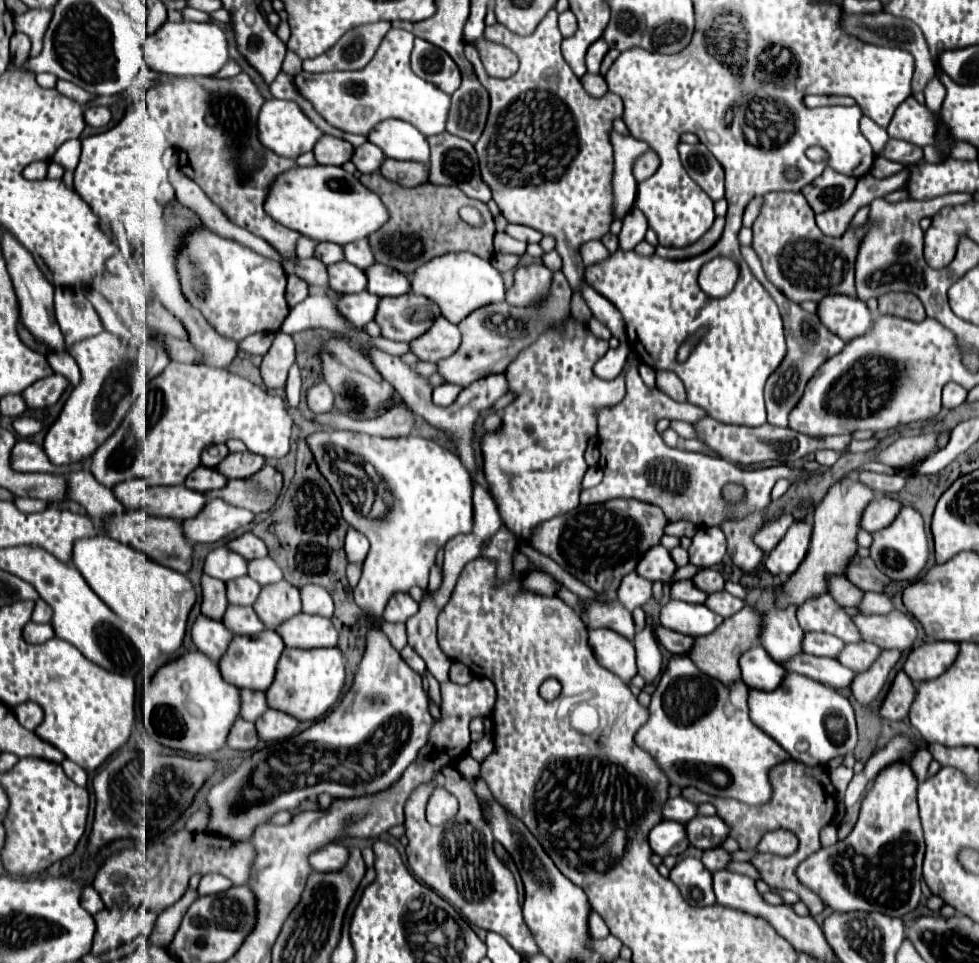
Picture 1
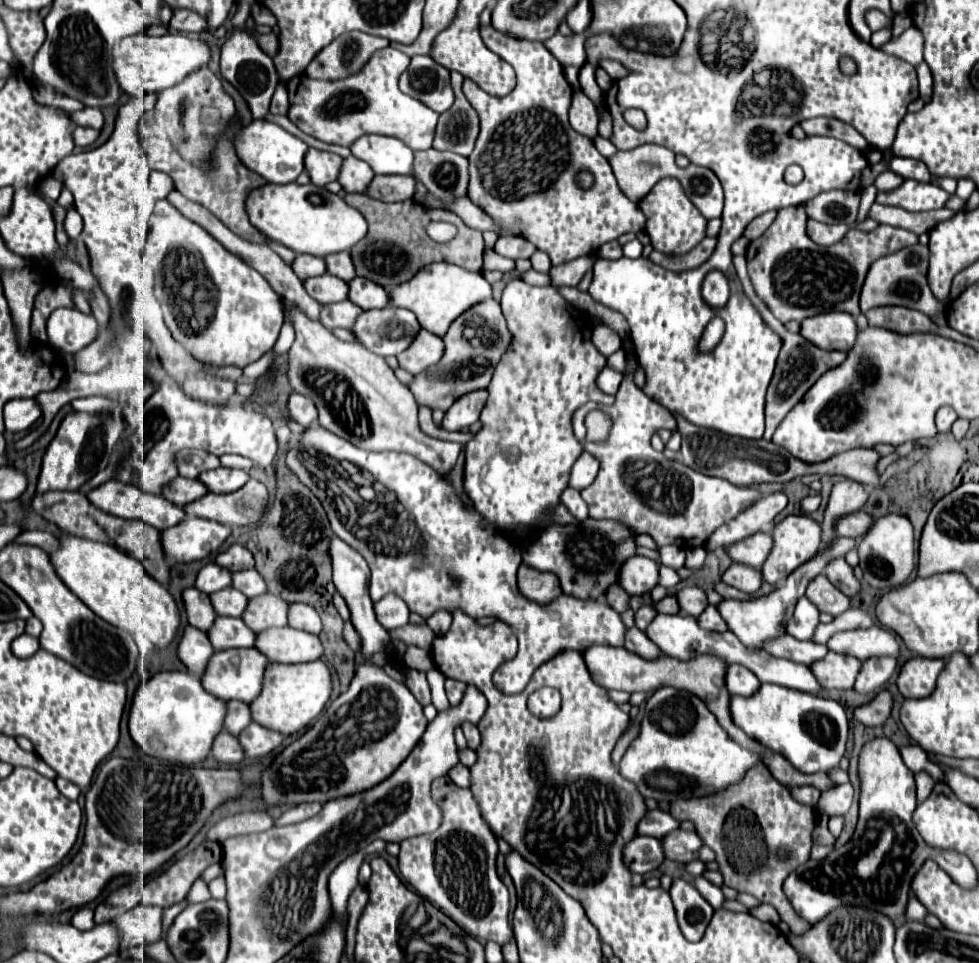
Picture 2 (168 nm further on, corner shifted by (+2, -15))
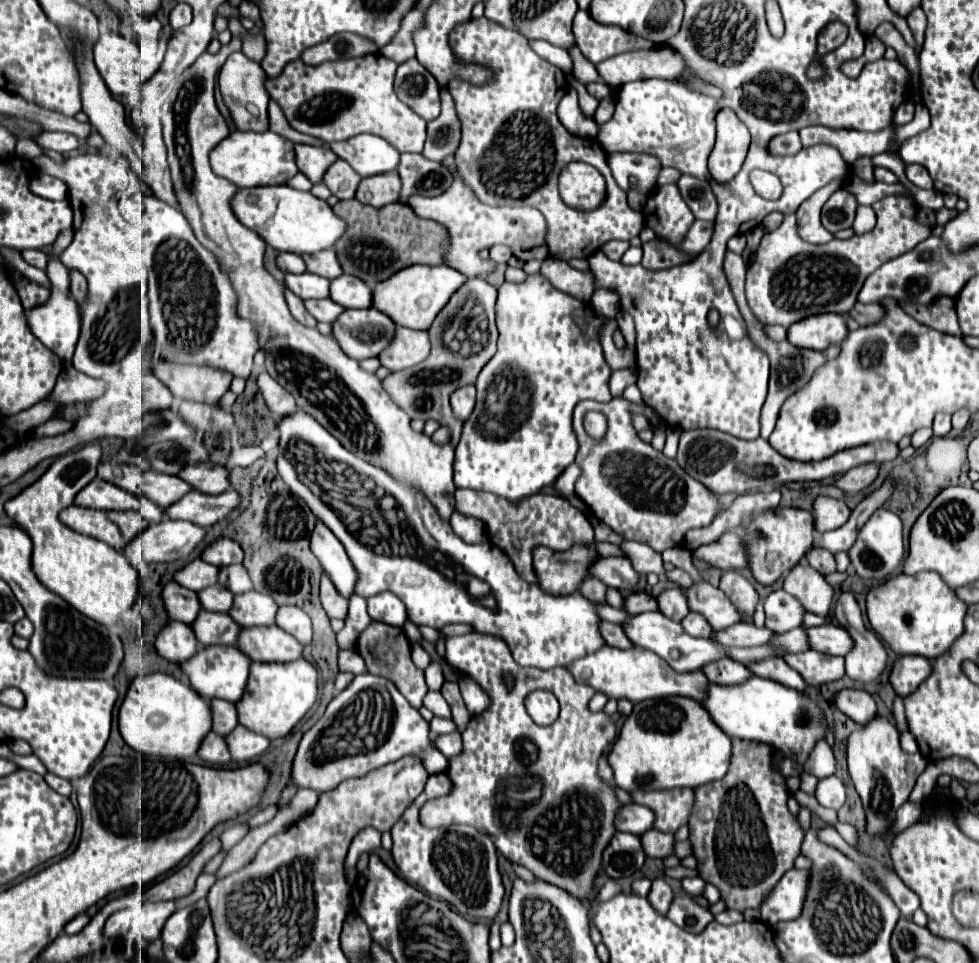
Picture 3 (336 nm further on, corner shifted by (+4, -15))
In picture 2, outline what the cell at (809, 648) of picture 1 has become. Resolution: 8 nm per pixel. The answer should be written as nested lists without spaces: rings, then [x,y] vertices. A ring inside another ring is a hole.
[[[790,635],[774,637],[768,643],[764,643],[762,649],[774,657],[790,659],[790,661],[802,663],[802,665],[810,665],[828,653],[826,645],[818,645],[812,641],[800,641],[800,639],[794,639]]]

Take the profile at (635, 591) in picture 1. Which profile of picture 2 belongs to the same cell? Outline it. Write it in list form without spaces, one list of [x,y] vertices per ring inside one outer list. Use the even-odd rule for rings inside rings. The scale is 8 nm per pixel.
[[[610,585],[610,587],[606,589],[606,603],[608,603],[614,611],[622,613],[622,611],[628,607],[628,603],[630,603],[630,595],[628,595],[626,591],[622,591],[622,587]]]

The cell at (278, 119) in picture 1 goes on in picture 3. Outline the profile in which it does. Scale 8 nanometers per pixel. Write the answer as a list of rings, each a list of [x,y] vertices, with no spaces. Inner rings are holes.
[[[232,131],[224,141],[220,141],[210,155],[212,169],[216,175],[232,181],[238,187],[258,187],[258,185],[284,185],[298,173],[294,143],[274,131]]]

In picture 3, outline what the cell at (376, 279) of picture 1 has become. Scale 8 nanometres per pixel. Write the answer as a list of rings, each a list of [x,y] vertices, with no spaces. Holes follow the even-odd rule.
[[[340,275],[330,285],[330,297],[346,309],[372,307],[372,289],[354,275]]]

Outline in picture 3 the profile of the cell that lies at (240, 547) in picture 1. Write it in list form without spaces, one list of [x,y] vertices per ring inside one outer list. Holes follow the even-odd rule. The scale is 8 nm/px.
[[[218,539],[214,541],[212,545],[208,545],[202,553],[202,559],[210,565],[216,565],[216,567],[226,567],[226,565],[234,565],[234,563],[242,563],[244,559],[244,551],[242,547],[232,541],[232,539]]]

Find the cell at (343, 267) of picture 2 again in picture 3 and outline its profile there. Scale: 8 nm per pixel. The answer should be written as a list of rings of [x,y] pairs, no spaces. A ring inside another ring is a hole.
[[[324,249],[324,251],[312,253],[312,255],[304,255],[304,261],[306,261],[306,267],[310,273],[322,275],[326,279],[336,279],[340,273],[344,273],[336,259],[334,249]]]

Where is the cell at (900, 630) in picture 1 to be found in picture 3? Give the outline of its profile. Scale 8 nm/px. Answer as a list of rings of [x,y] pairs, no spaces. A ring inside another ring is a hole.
[[[832,623],[820,625],[820,627],[810,627],[808,637],[810,637],[812,649],[816,649],[820,653],[828,653],[828,655],[848,655],[854,647],[850,633],[844,627],[838,627]]]

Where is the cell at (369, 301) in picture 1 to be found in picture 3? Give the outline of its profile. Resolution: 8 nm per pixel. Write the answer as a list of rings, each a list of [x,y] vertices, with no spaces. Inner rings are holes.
[[[312,299],[312,301],[304,301],[304,305],[316,317],[316,321],[324,321],[324,323],[332,323],[338,319],[338,315],[344,313],[344,307],[334,303],[332,299]]]

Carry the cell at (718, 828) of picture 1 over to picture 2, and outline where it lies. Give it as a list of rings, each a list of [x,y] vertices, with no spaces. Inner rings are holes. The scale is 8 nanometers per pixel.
[[[674,829],[666,839],[662,837],[662,851],[666,859],[678,861],[678,863],[688,863],[698,859],[698,849],[702,847],[702,841],[694,831],[682,831]]]

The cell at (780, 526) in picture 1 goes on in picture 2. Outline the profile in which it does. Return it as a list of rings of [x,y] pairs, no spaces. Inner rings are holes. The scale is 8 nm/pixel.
[[[756,533],[756,535],[750,535],[748,539],[728,545],[726,551],[732,561],[750,565],[752,569],[760,571],[770,553],[770,547],[772,547],[772,537],[766,533]]]

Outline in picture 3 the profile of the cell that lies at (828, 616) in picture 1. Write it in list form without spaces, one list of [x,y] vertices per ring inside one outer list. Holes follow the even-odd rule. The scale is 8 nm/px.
[[[784,589],[770,593],[764,599],[766,611],[766,627],[776,633],[786,633],[794,627],[804,625],[804,607],[802,603],[788,595]]]

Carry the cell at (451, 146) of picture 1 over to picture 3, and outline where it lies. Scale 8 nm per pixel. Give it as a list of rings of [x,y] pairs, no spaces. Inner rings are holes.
[[[402,153],[398,173],[402,179],[402,201],[406,201],[412,193],[426,197],[440,195],[454,179],[454,173],[448,171],[444,163],[424,159],[420,153]]]

